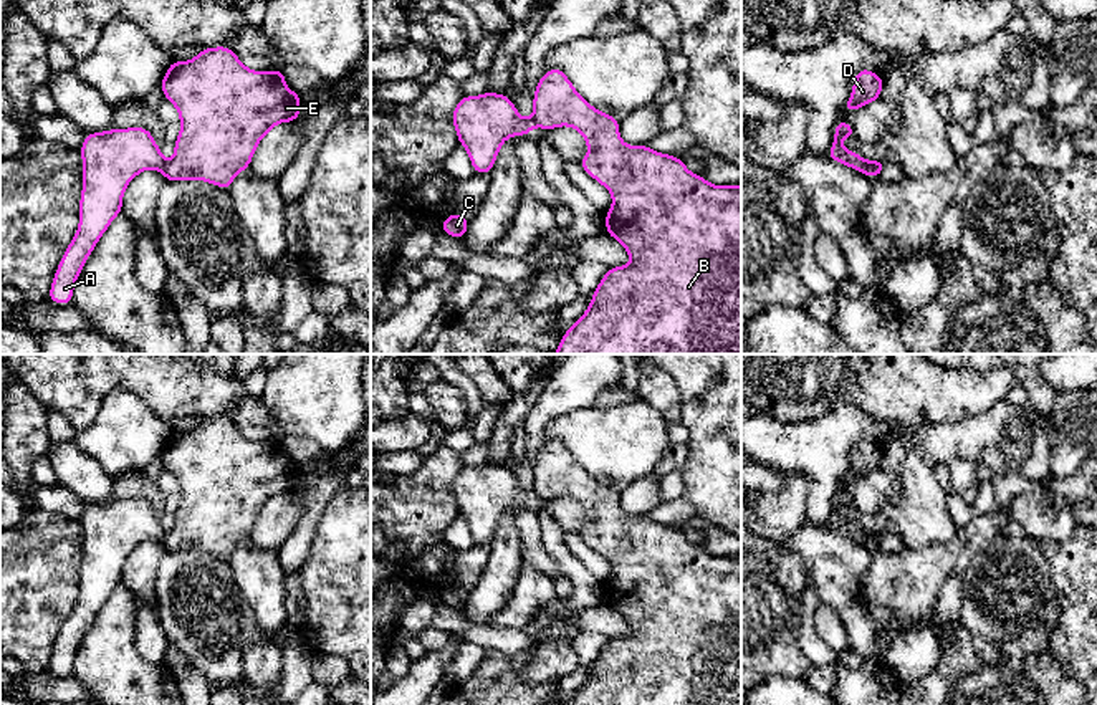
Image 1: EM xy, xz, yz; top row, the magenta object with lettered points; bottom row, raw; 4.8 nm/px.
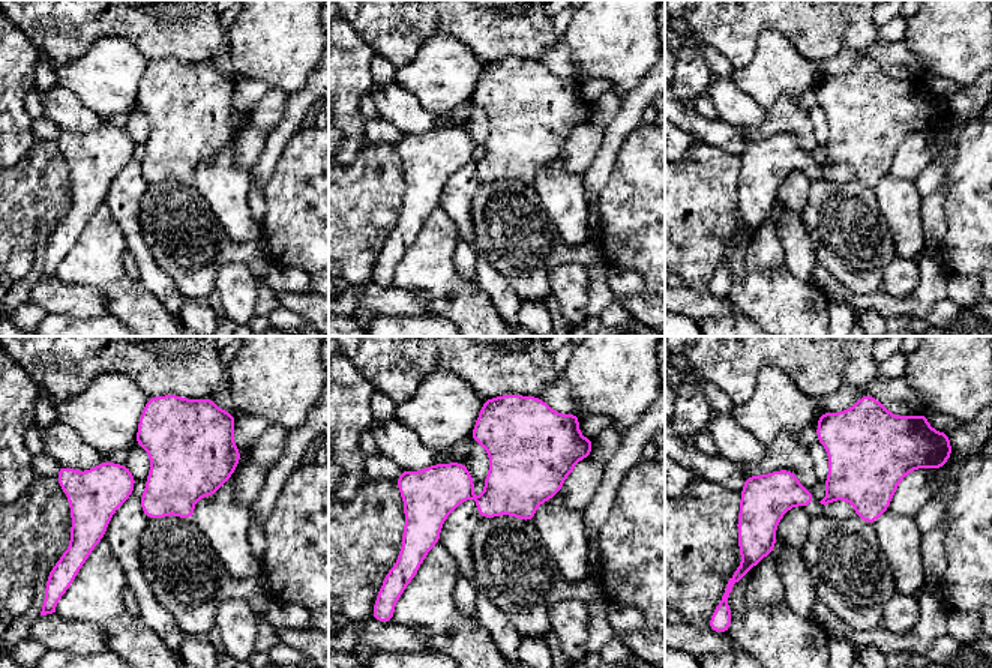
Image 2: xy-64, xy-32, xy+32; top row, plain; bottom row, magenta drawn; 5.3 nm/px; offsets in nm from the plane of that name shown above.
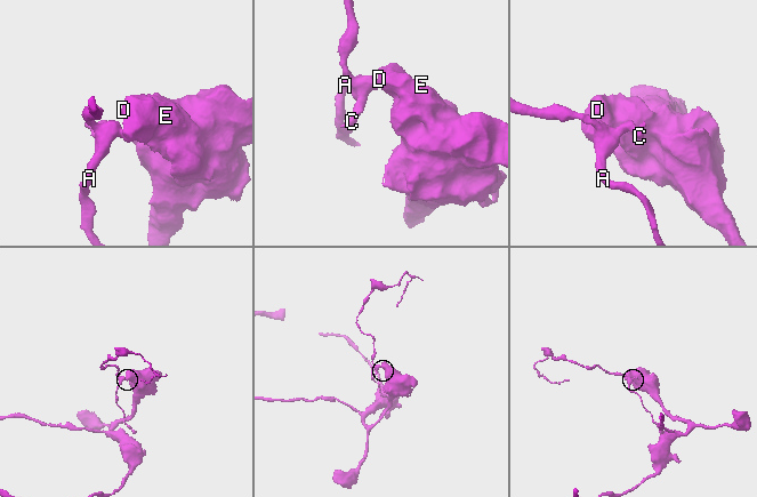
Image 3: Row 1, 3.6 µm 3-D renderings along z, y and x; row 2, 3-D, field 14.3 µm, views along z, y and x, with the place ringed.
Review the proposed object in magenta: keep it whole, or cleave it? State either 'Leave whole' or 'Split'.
Split

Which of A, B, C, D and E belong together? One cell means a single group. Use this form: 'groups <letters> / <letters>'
groups A C / B D E

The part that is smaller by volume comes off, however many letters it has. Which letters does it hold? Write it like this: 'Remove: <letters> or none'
Remove: A, C

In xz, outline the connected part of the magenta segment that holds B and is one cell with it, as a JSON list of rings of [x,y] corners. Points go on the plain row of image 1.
[[[559,439],[541,447],[533,477],[538,498],[569,496],[582,505],[589,523],[579,535],[612,566],[606,604],[630,627],[629,635],[607,640],[587,680],[564,705],[741,705],[741,556],[713,556],[690,543],[680,528],[652,521],[647,515],[627,516],[619,505],[620,492],[589,475]]]

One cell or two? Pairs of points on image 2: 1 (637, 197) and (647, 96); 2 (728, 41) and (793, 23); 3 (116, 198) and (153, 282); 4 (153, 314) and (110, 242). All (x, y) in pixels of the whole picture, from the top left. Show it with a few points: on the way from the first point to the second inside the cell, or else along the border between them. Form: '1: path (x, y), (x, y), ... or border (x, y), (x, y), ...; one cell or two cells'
1: border (641, 122), (619, 150); two cells
2: path (745, 24), (749, 20), (776, 20); one cell
3: path (126, 216), (144, 261); one cell
4: path (135, 299), (110, 273), (110, 260); one cell

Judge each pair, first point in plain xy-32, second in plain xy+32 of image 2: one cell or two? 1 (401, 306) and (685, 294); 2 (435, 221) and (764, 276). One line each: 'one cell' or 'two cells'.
1: one cell
2: one cell

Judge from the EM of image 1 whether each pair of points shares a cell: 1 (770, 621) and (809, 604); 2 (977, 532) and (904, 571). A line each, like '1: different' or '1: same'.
1: different
2: same

